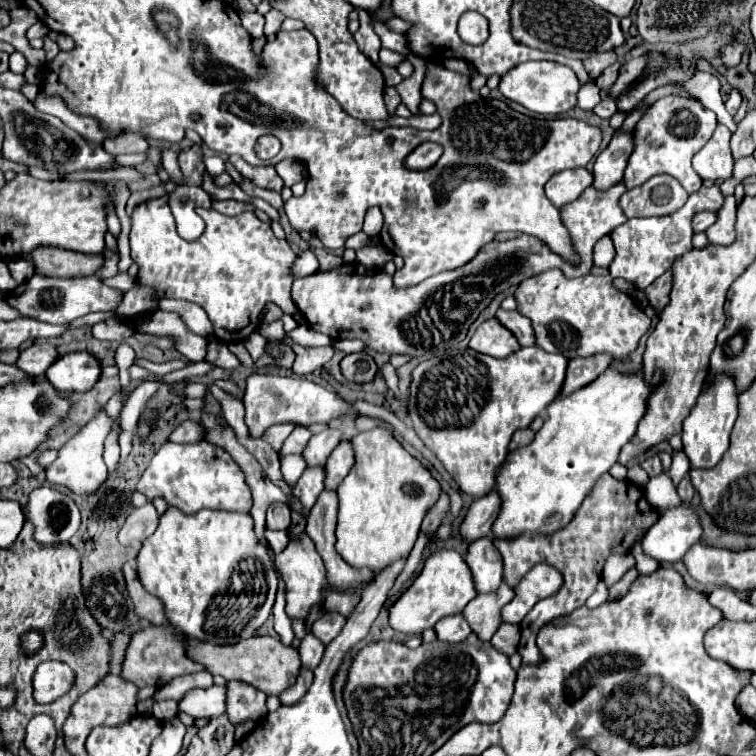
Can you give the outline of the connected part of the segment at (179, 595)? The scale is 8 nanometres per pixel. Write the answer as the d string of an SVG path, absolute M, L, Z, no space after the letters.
M167 508L165 514L159 518L159 526L157 530L143 542L143 548L137 556L137 572L139 572L139 580L145 586L147 592L151 592L153 596L157 596L163 604L165 604L165 614L167 620L173 628L185 632L191 638L197 640L207 640L211 644L237 644L239 640L251 638L255 636L257 628L267 620L267 616L271 614L271 608L275 604L275 594L277 594L277 572L273 566L273 560L269 556L269 550L263 542L259 542L259 538L255 536L255 528L253 528L253 518L249 514L243 512L225 512L225 510L199 510L197 514L189 516L179 512L179 508Z

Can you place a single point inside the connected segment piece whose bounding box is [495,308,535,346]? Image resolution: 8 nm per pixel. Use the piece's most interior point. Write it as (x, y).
(521, 327)

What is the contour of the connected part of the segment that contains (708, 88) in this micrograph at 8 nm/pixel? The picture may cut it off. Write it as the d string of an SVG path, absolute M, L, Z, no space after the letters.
M697 70L695 76L687 82L681 82L683 88L687 88L691 92L693 98L697 98L703 106L707 106L709 110L713 110L719 118L721 124L725 124L731 132L737 130L737 122L735 118L725 110L723 106L723 100L721 100L721 94L719 94L719 80L709 74L709 72L703 72L703 70Z

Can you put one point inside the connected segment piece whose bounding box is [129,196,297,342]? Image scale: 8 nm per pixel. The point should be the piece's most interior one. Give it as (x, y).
(237, 266)

